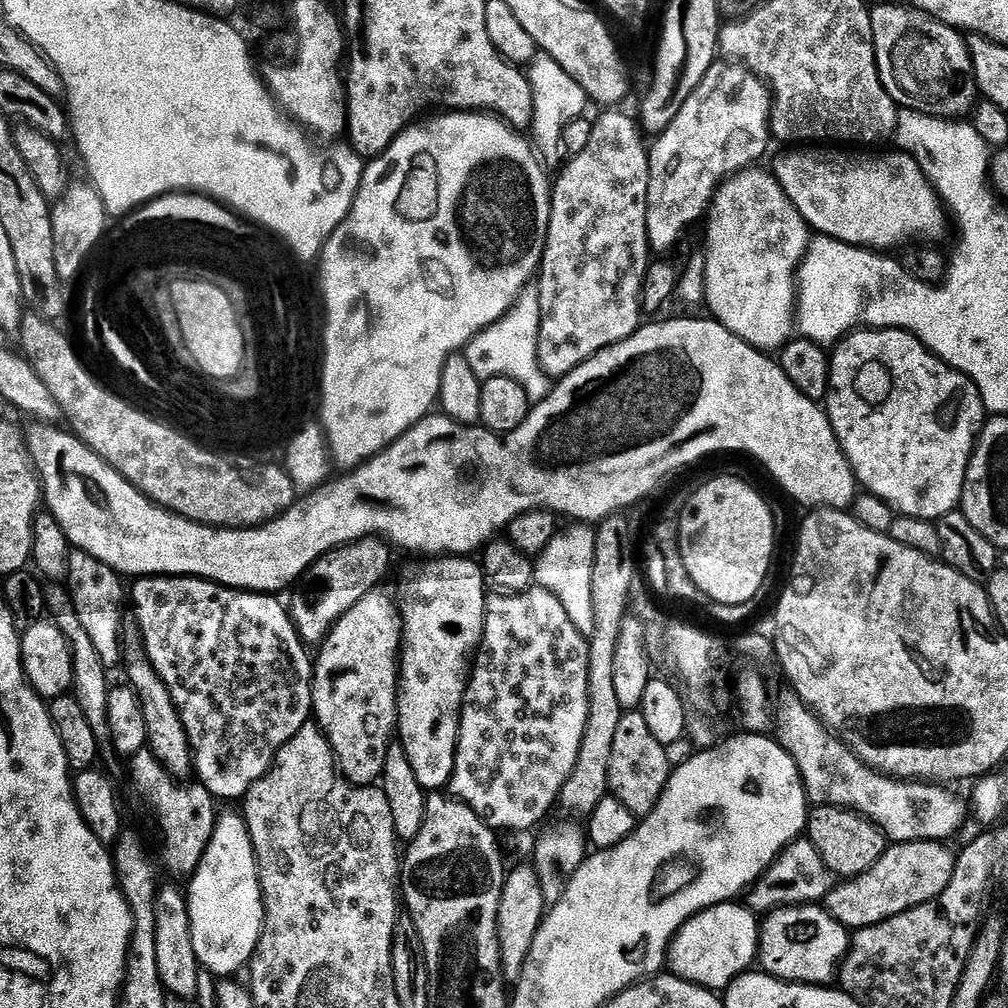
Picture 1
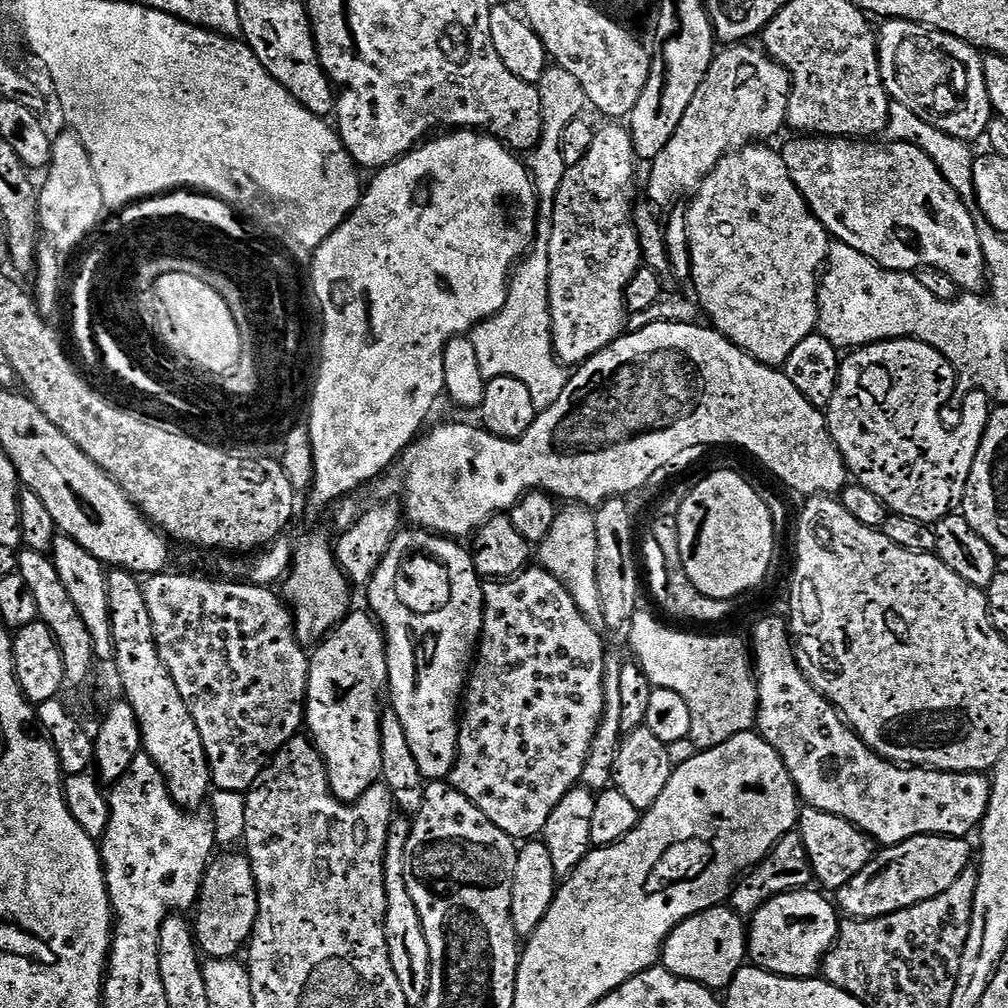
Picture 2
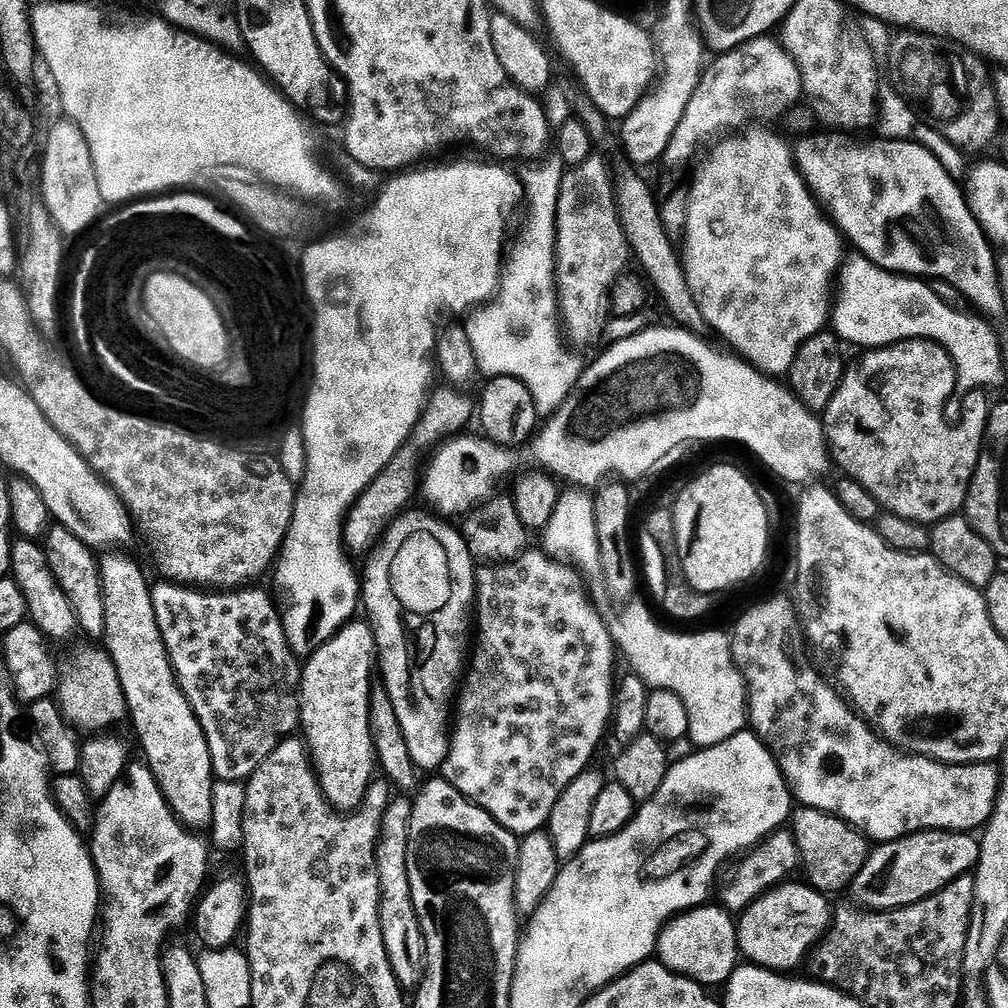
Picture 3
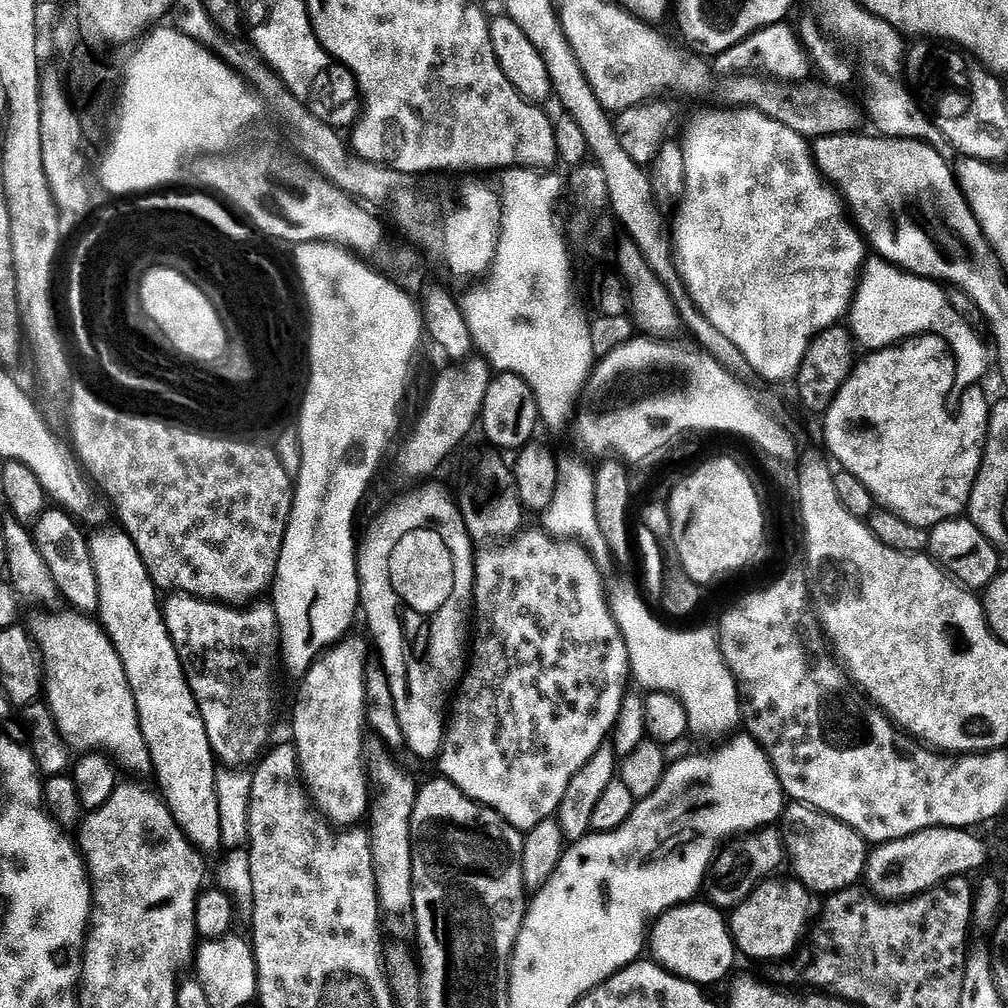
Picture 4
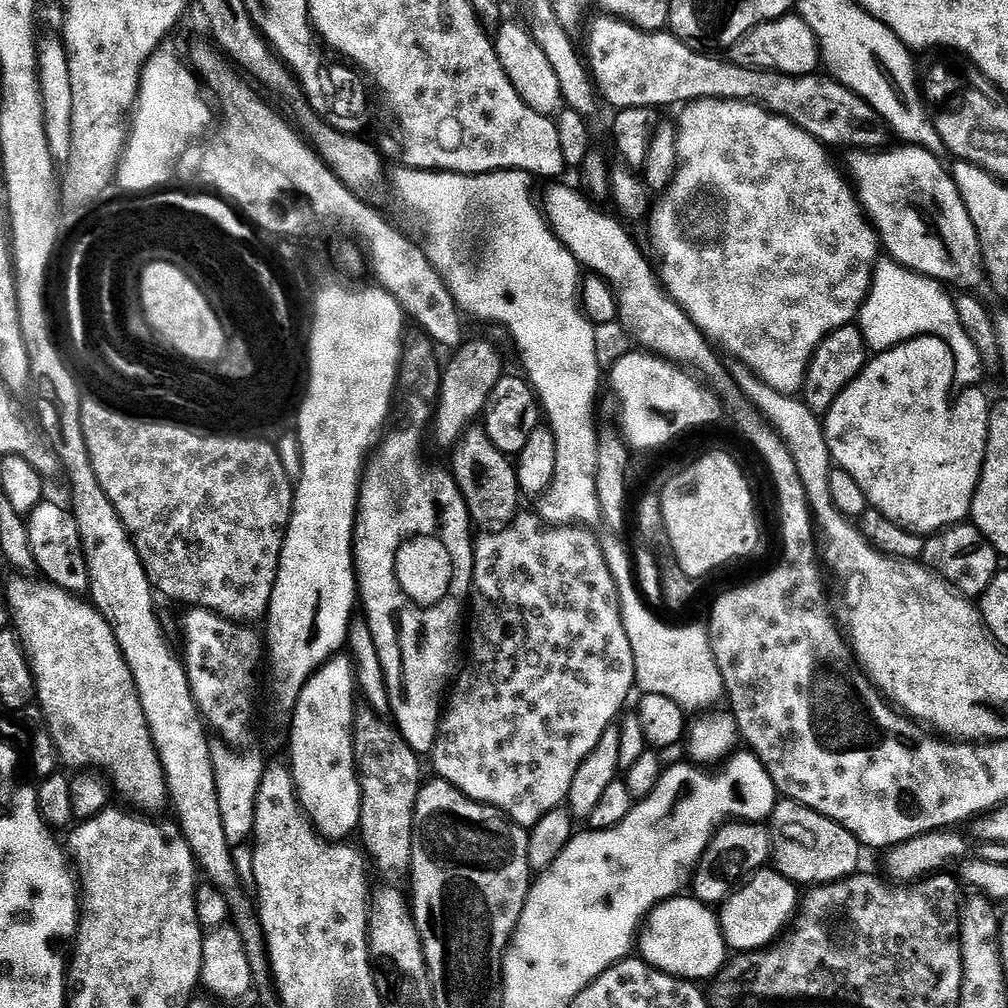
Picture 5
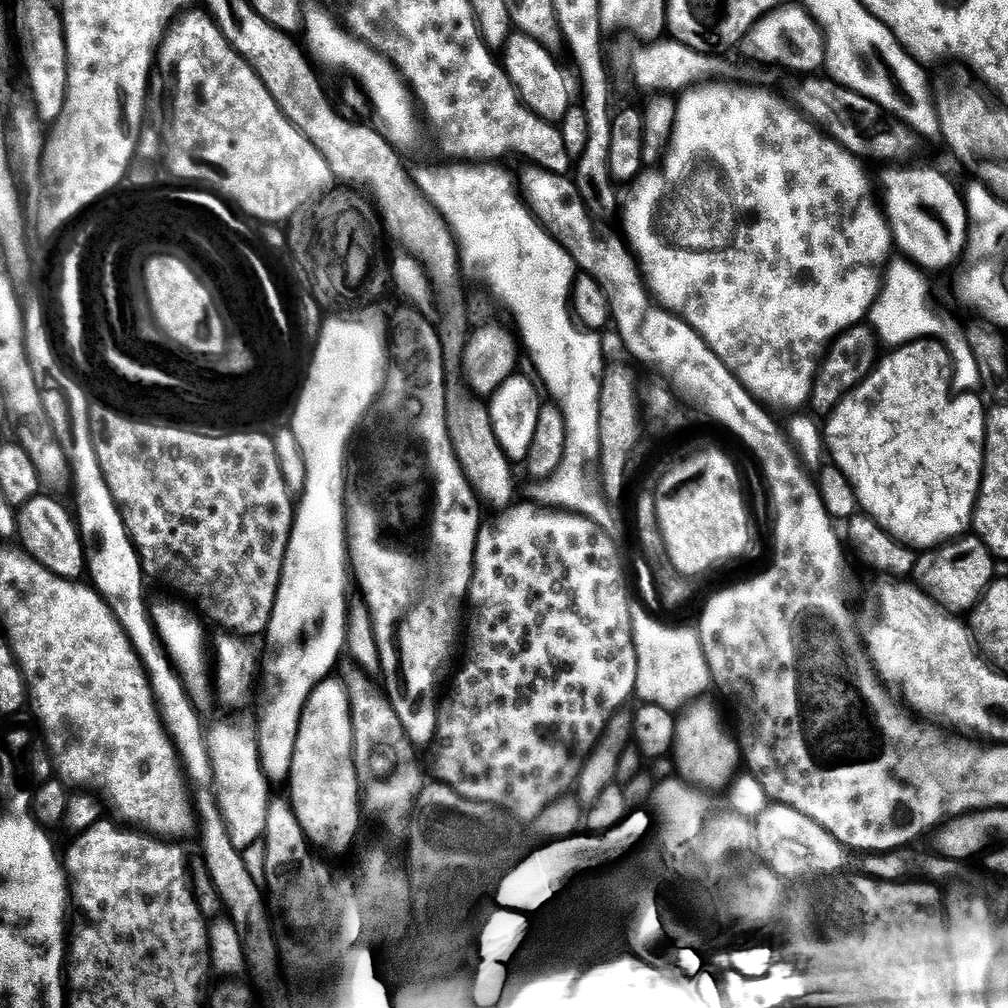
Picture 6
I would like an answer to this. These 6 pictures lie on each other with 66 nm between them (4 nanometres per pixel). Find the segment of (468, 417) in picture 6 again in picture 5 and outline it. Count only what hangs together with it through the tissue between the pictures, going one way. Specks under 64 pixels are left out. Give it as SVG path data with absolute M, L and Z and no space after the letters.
M482 426L474 427L466 427L451 449L450 473L468 504L468 514L473 525L480 527L481 524L481 529L496 530L517 515L516 507L522 501L520 483L509 453L498 450Z

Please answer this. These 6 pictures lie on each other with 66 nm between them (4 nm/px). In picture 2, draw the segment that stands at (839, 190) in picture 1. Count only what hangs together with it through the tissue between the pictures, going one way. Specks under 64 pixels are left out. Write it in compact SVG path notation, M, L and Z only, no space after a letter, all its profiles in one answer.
M808 134L796 139L800 140L792 140L782 148L786 170L790 170L794 186L798 186L802 198L833 241L858 250L875 264L881 264L887 272L912 274L917 270L935 270L946 273L957 289L965 293L985 291L986 257L977 217L921 148L903 142L872 144L876 142L861 142L856 138L813 138Z

